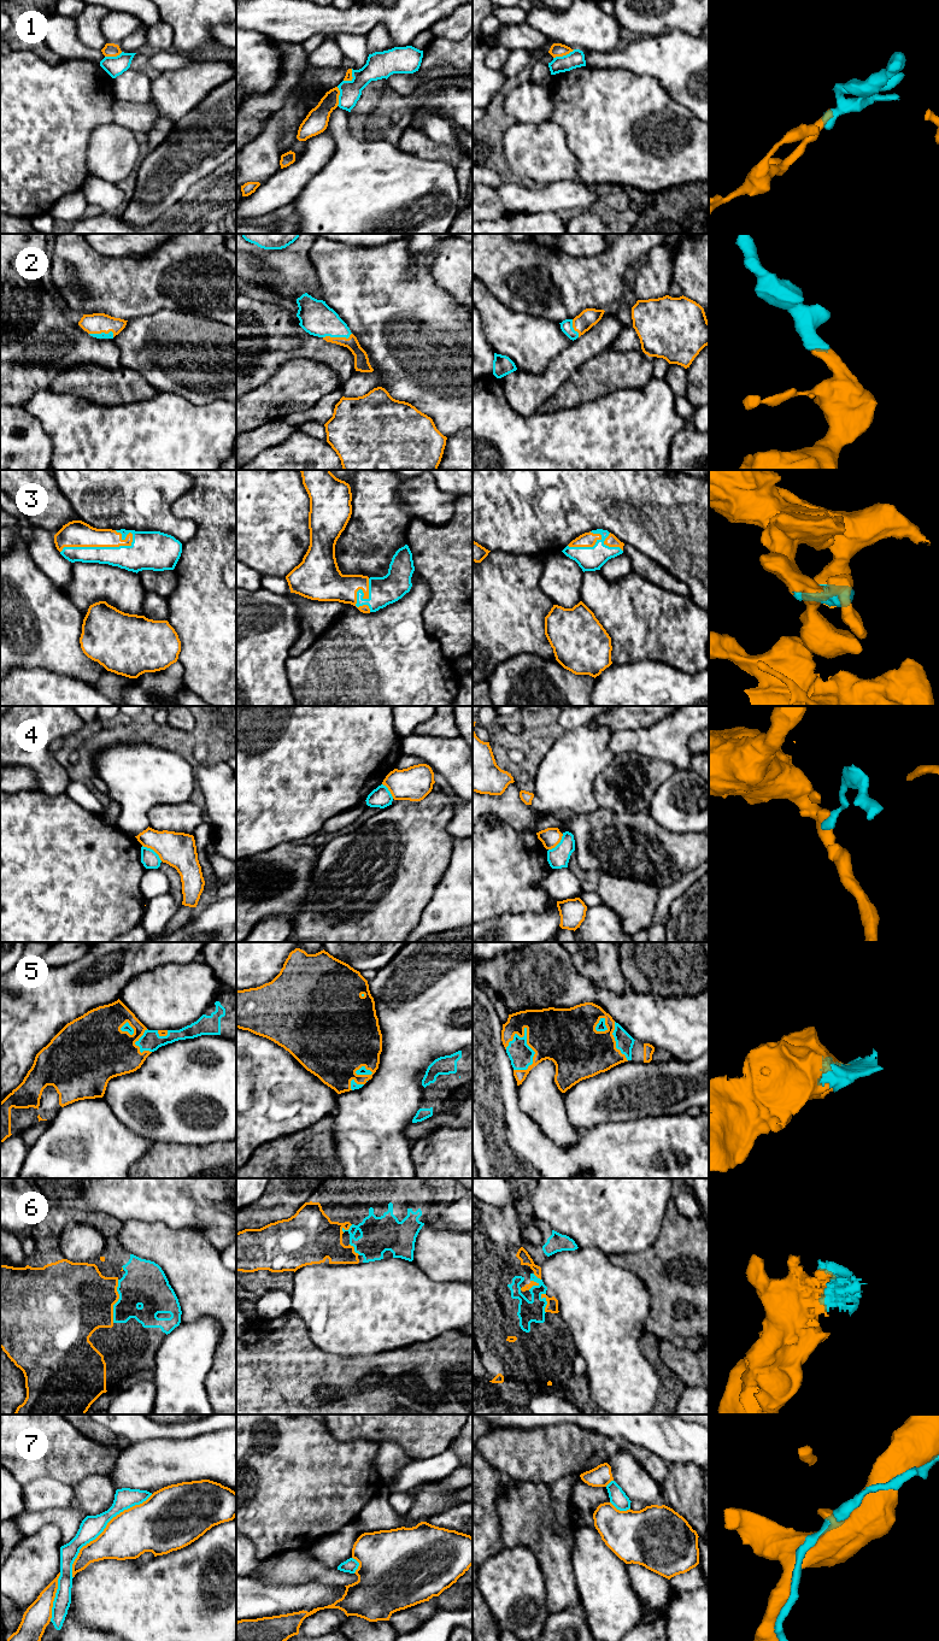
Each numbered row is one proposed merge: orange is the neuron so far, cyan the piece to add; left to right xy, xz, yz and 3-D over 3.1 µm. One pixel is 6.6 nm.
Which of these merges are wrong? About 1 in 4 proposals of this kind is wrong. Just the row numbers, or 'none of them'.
1, 4

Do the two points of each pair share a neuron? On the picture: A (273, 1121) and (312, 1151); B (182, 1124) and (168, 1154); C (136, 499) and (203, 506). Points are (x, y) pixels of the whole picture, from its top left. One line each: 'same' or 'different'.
A: different
B: different
C: different

